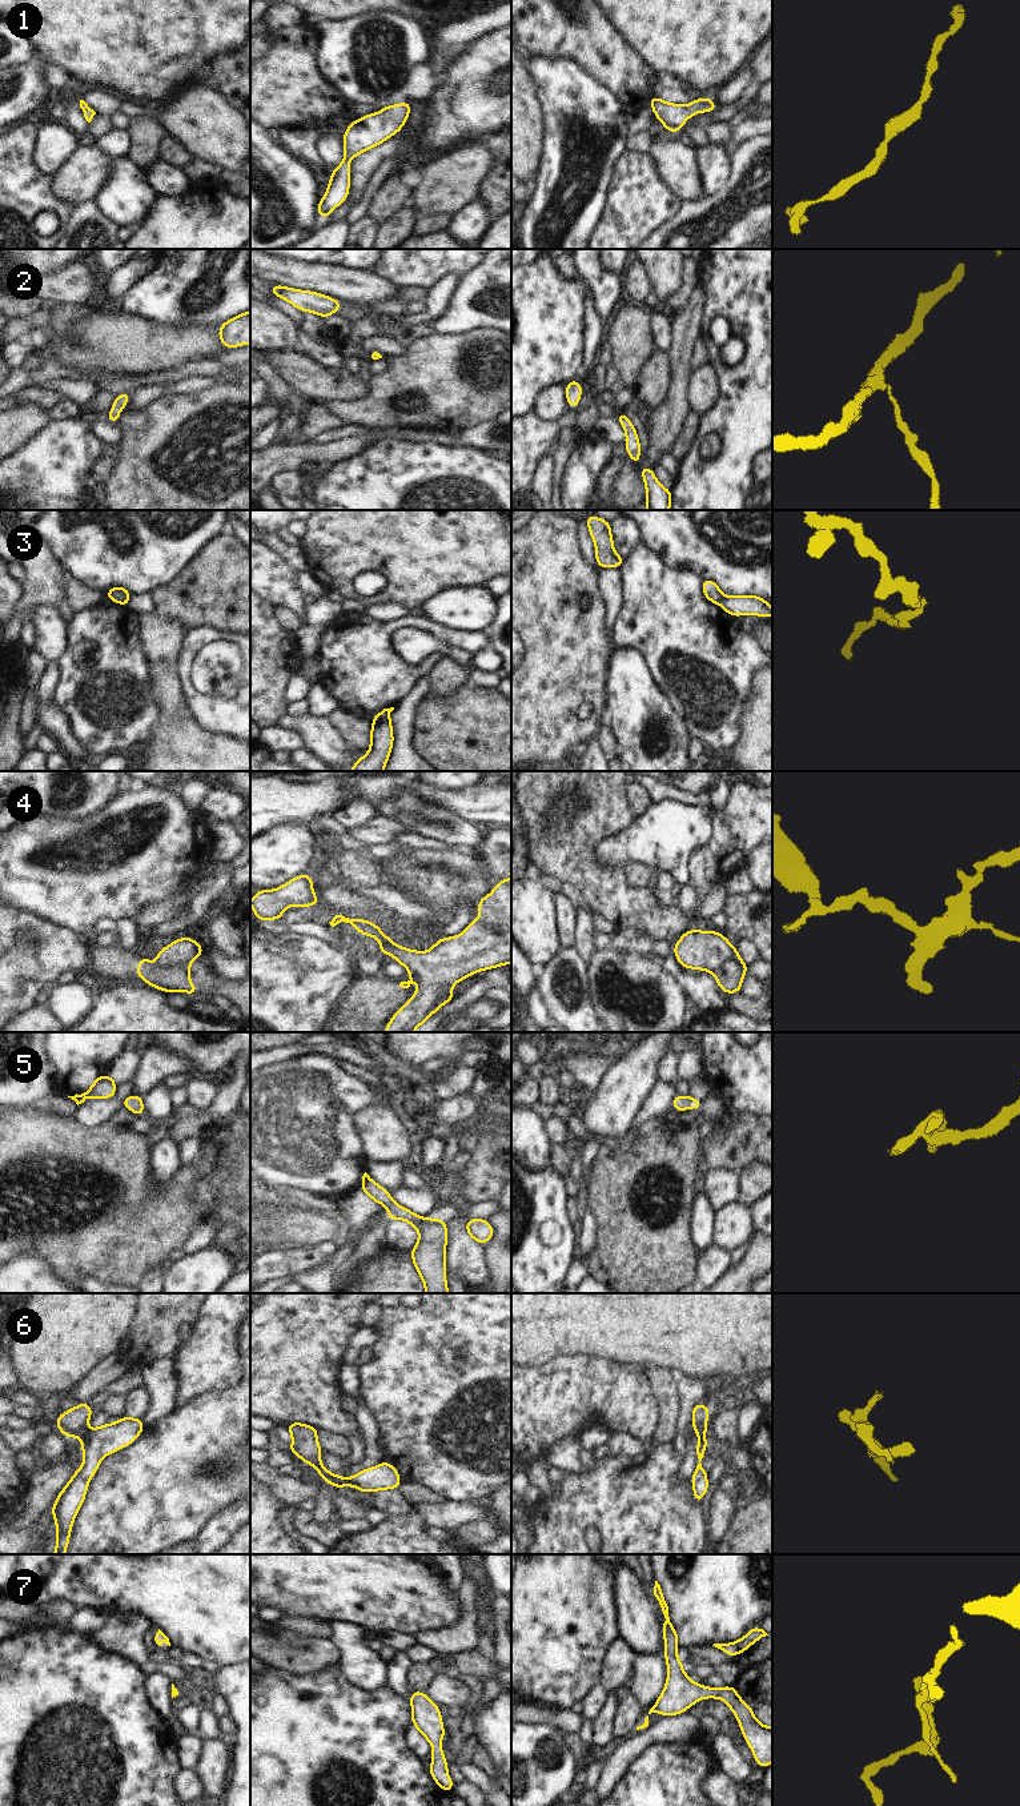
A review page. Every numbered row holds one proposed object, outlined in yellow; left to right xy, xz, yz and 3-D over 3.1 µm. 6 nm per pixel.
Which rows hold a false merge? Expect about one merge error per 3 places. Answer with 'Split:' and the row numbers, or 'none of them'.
Split: 3, 4, 6

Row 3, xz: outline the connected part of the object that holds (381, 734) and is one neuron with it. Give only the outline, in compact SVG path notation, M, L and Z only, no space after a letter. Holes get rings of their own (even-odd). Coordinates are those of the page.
M390 718L373 723L370 729L370 750L360 758L350 771L383 771L394 743Z

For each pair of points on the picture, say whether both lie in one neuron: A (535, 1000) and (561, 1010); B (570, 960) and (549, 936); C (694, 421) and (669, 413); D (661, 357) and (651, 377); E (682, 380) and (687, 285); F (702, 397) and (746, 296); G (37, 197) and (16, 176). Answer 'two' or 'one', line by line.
A: two
B: two
C: two
D: one
E: two
F: two
G: one

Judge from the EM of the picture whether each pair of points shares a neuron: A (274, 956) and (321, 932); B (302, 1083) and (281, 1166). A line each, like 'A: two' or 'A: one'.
A: two
B: one

